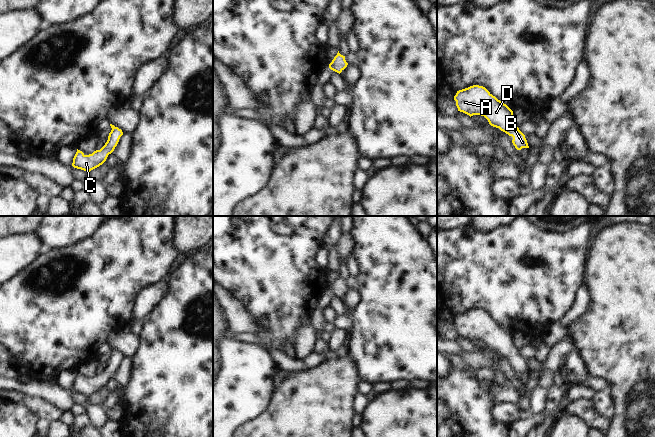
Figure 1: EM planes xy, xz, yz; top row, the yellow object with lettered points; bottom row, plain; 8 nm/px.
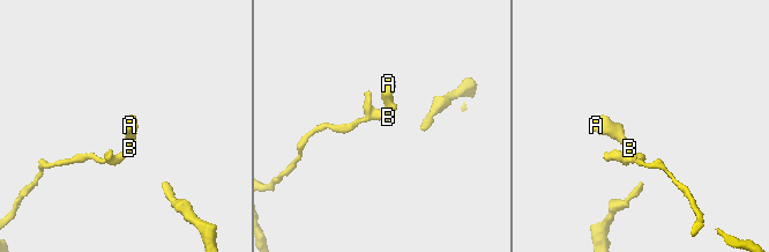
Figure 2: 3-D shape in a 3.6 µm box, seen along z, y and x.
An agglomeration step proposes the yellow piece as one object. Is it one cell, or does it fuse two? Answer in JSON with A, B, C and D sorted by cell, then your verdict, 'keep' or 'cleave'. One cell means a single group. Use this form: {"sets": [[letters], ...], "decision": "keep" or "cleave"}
{"sets": [["A", "B", "C", "D"]], "decision": "keep"}

